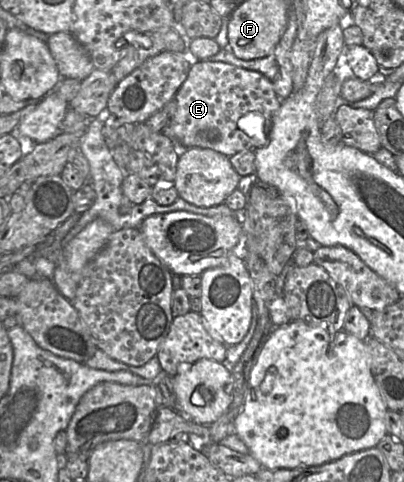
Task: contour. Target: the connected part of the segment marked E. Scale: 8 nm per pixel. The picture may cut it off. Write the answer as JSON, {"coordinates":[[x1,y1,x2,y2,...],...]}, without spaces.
{"coordinates":[[208,59,192,60,188,76,177,91,175,100,176,112,162,133,166,134,173,143,176,141,185,148,209,148,228,157,242,150,256,150,267,145,273,116,282,102,270,80,262,73]]}

